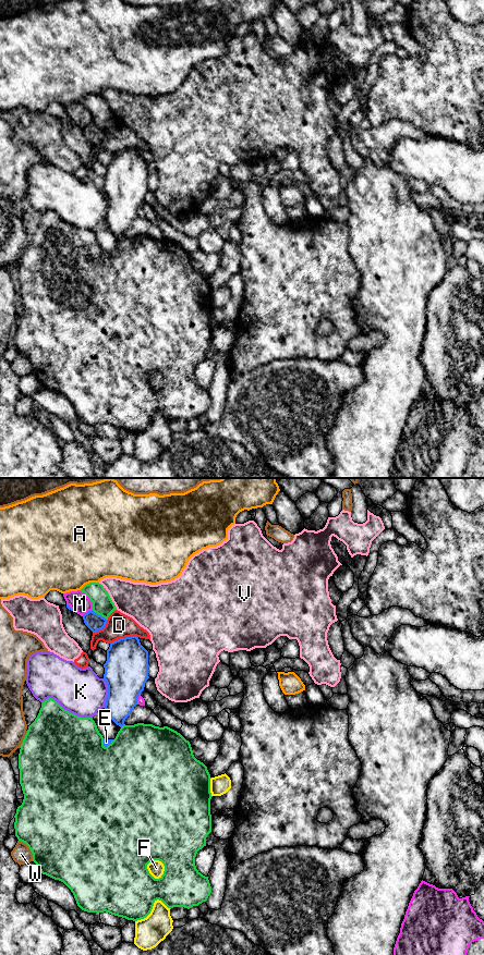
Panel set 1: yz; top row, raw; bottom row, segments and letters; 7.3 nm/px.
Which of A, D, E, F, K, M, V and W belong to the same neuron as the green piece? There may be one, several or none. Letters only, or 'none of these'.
none of these

